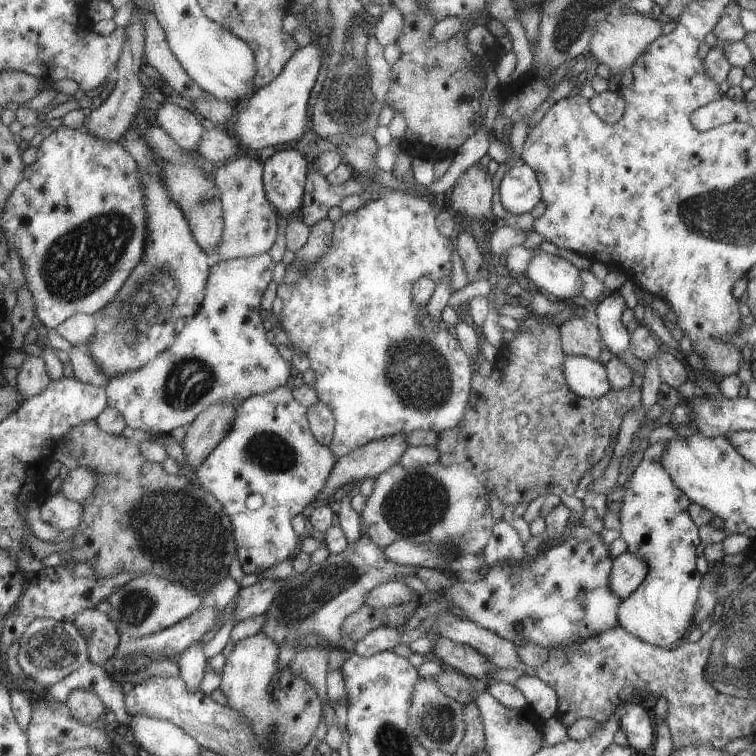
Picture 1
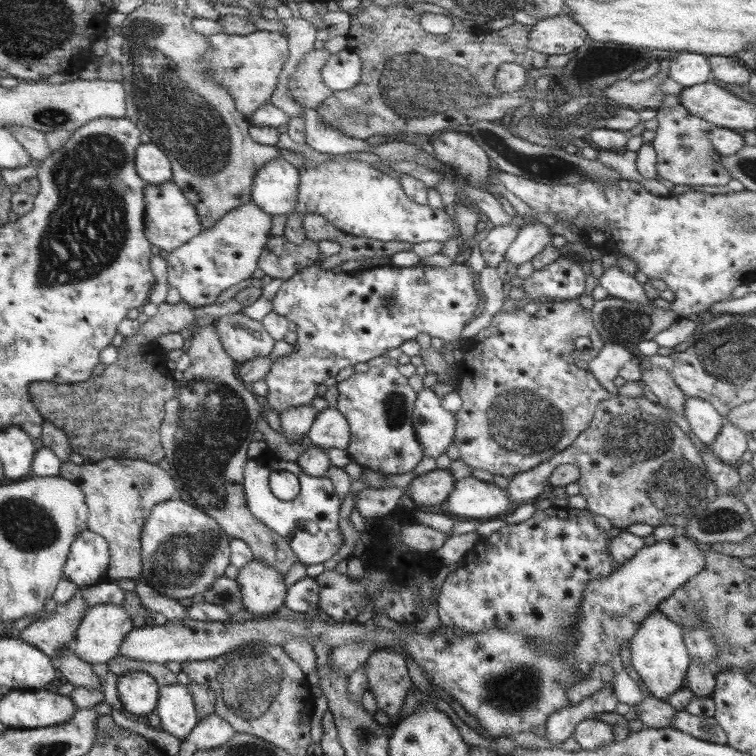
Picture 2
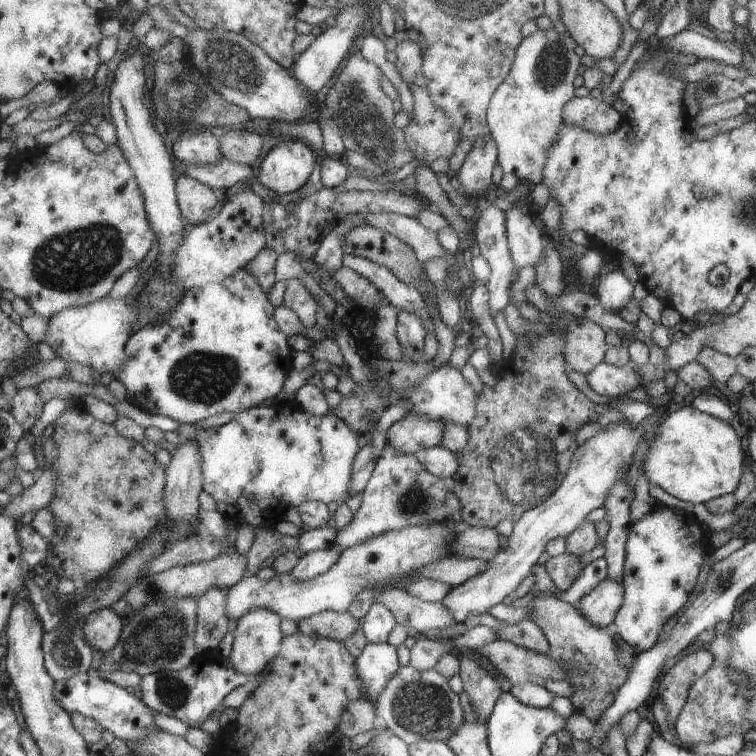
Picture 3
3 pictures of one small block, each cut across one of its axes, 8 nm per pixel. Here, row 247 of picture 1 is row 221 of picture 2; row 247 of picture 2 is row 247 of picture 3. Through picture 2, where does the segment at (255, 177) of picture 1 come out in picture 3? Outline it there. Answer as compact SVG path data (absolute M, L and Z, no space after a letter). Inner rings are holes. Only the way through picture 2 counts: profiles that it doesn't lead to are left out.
M246 186L234 195L214 220L189 227L185 244L175 255L174 274L183 281L185 288L192 289L209 283L220 283L245 268L267 244L266 222L263 218L267 201L254 194Z

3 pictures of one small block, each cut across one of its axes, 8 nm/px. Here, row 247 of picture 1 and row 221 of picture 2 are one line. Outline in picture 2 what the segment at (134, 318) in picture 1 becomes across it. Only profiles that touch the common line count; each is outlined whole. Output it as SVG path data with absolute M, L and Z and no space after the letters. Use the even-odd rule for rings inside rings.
M172 182L160 185L147 185L145 197L145 228L149 241L166 253L173 252L188 243L194 236L201 234L203 225L197 206L194 205L181 189Z

